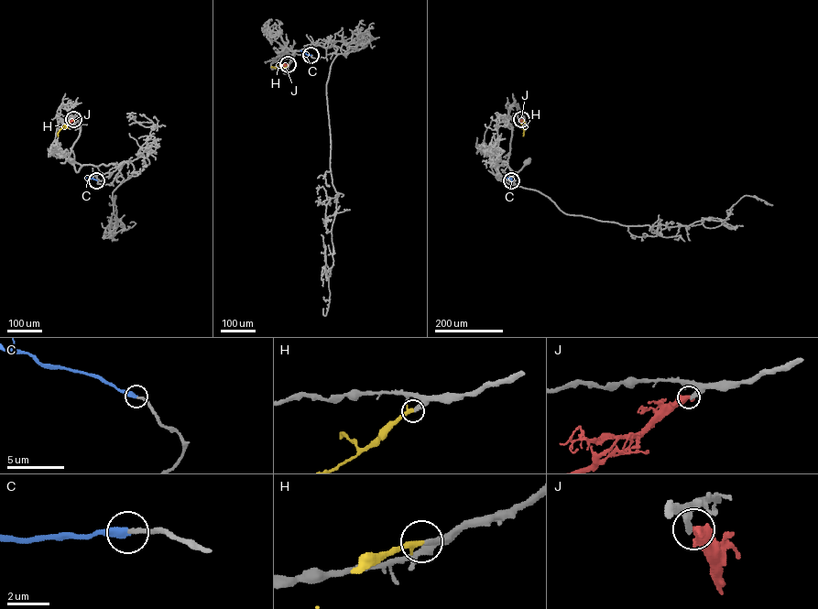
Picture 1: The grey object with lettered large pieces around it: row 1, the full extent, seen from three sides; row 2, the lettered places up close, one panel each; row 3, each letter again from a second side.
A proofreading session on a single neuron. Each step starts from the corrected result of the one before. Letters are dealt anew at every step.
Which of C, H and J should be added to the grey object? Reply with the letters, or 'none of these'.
C, H

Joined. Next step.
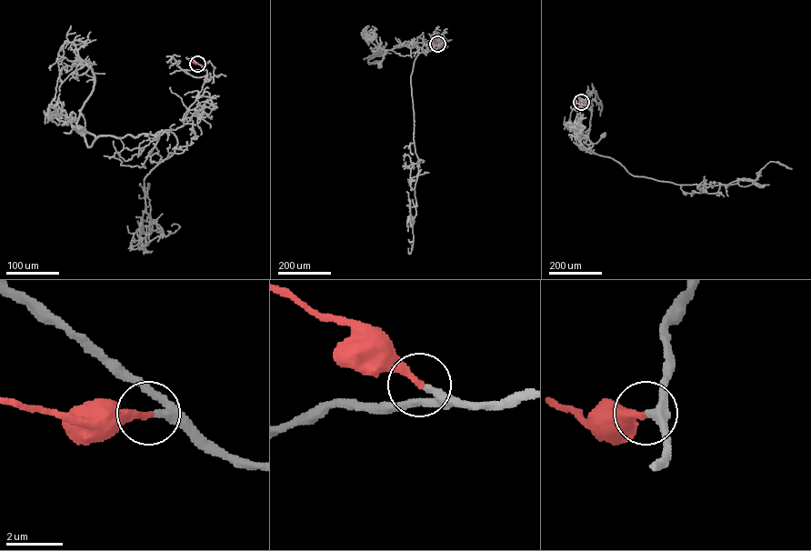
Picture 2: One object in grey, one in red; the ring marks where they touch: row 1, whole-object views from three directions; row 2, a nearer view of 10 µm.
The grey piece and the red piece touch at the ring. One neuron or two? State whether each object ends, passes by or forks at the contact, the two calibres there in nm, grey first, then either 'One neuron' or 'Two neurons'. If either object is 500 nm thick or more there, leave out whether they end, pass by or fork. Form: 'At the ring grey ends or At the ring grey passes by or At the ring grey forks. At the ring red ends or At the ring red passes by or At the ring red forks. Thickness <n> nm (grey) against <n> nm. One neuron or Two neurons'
At the ring grey passes by. At the ring red ends. Thickness 220 nm (grey) against 280 nm. One neuron

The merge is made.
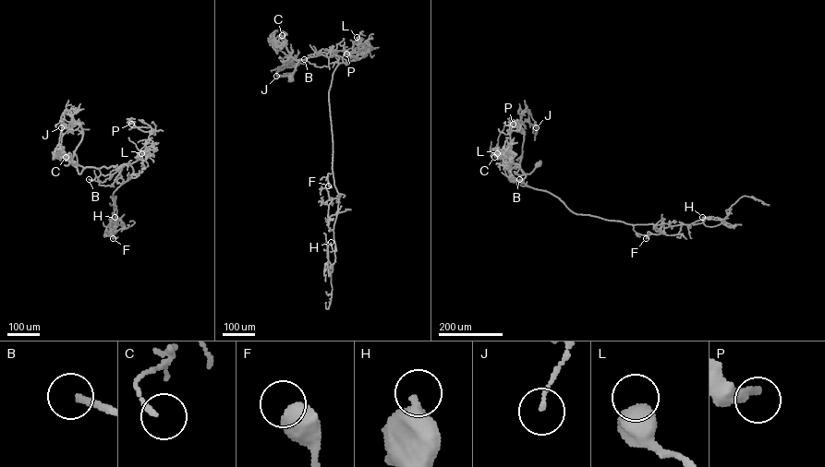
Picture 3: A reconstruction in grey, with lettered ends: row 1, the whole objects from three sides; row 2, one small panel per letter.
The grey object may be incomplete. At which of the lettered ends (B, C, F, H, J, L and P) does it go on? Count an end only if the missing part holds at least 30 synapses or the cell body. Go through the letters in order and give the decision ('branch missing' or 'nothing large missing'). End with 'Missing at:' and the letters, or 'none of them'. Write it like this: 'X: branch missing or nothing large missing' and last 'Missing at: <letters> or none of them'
B: branch missing
C: nothing large missing
F: nothing large missing
H: nothing large missing
J: nothing large missing
L: nothing large missing
P: nothing large missing
Missing at: B

